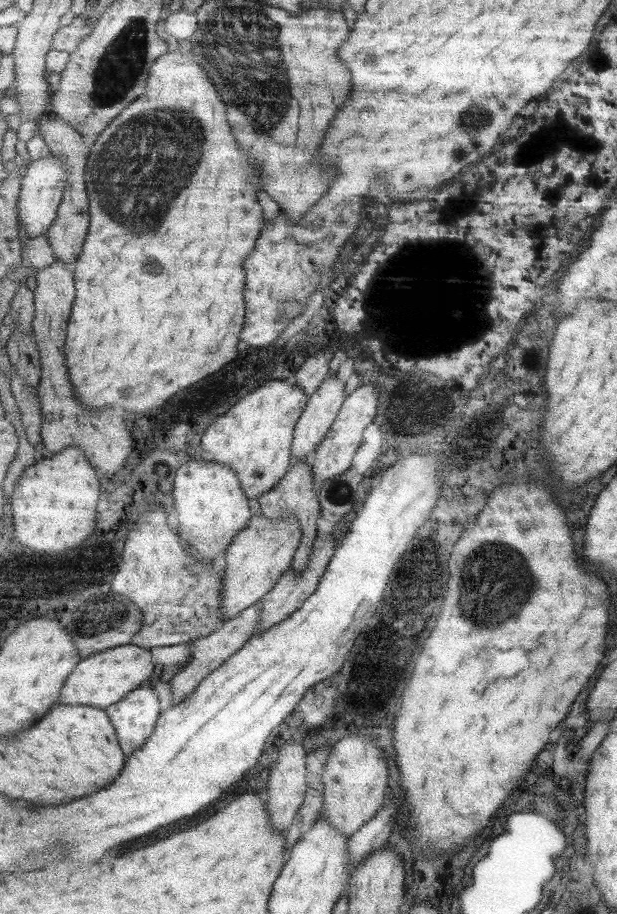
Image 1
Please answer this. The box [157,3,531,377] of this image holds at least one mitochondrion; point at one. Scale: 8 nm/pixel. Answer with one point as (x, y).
(248, 62)

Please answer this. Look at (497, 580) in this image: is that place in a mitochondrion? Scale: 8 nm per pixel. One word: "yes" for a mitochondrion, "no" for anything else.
yes

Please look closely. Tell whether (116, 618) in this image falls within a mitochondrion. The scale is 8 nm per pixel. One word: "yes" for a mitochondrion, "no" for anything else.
yes

